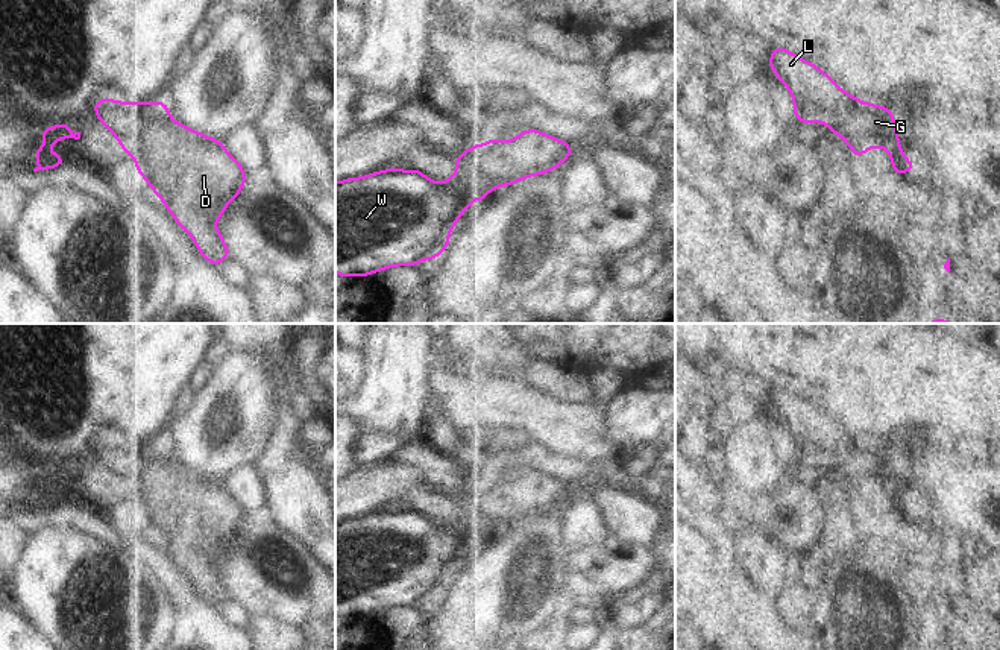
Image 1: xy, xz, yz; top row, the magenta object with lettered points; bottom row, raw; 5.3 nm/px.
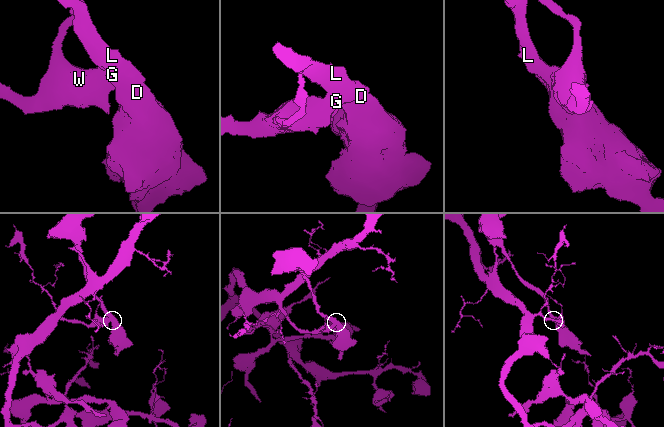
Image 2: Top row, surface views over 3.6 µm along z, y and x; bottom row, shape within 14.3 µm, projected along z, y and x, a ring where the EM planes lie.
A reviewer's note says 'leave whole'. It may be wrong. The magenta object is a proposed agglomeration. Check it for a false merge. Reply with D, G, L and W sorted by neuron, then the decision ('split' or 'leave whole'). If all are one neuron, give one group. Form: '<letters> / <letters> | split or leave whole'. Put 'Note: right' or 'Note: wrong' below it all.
D L / G W | split
Note: wrong

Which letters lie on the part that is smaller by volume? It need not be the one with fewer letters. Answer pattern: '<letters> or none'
D, L

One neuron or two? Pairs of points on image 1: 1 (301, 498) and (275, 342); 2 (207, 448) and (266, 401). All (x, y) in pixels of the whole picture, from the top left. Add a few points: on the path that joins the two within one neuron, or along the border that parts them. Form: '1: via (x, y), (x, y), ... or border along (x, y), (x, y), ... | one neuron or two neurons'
1: via (287, 459), (287, 404), (283, 381) | one neuron
2: via (222, 433), (251, 407) | one neuron

